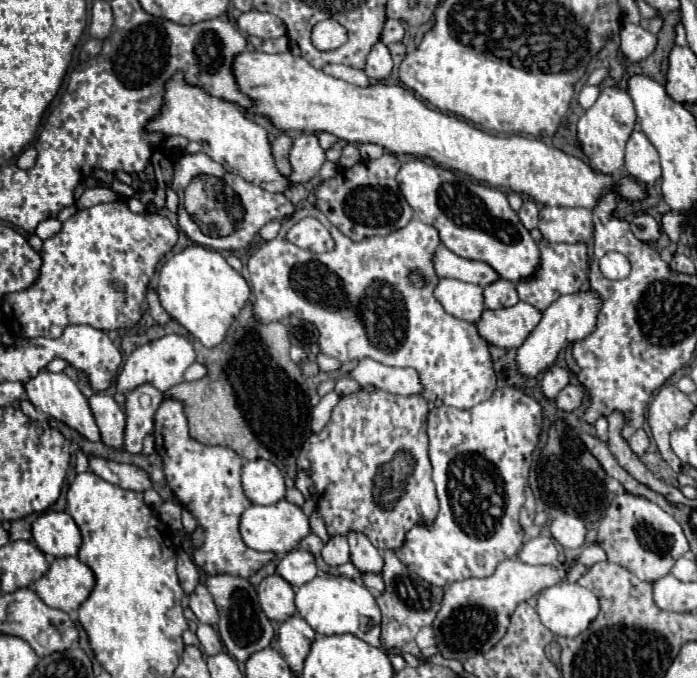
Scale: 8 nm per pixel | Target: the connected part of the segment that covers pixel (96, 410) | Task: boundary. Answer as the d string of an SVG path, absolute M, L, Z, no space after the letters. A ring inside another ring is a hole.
M92 394L88 398L88 404L90 404L90 410L100 428L100 440L106 446L122 448L126 414L120 408L120 404L108 394Z

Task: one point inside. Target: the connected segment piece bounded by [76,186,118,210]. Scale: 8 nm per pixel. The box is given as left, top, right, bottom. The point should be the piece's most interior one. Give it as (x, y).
(99, 195)

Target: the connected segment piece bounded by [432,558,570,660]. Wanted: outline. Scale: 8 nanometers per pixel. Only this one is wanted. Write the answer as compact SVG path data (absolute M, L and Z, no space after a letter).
M502 560L492 576L486 578L466 578L456 584L452 584L444 596L442 596L442 606L440 612L436 614L436 620L432 624L434 634L436 634L436 646L444 658L456 658L456 660L466 660L468 656L476 652L488 652L494 644L500 642L500 638L506 634L506 628L510 624L510 614L520 602L530 600L536 596L540 590L558 584L564 578L564 572L568 570L568 562L564 566L528 566L520 560Z

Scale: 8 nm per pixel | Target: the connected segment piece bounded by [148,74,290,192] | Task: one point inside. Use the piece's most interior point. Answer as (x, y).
(239, 144)

